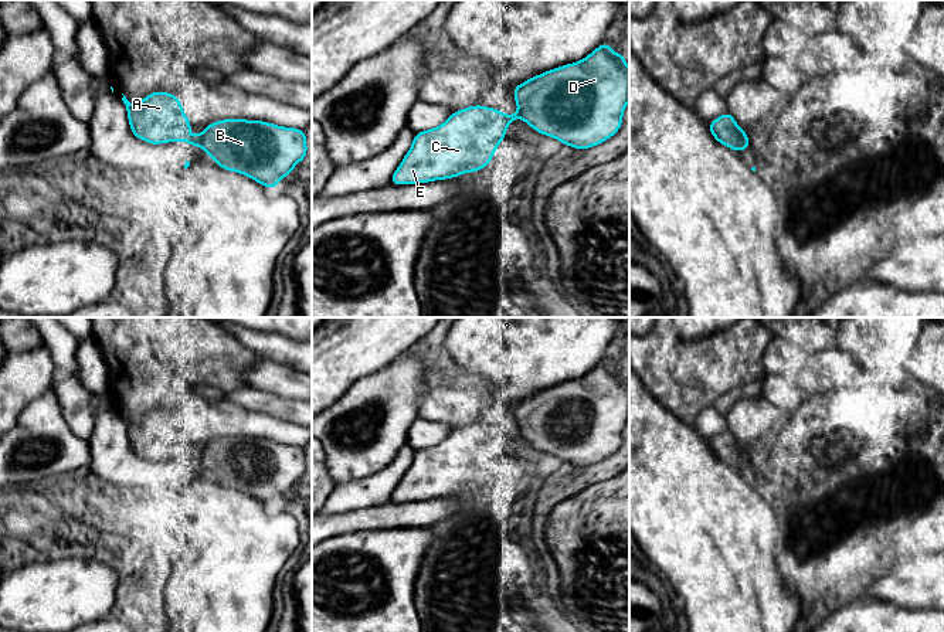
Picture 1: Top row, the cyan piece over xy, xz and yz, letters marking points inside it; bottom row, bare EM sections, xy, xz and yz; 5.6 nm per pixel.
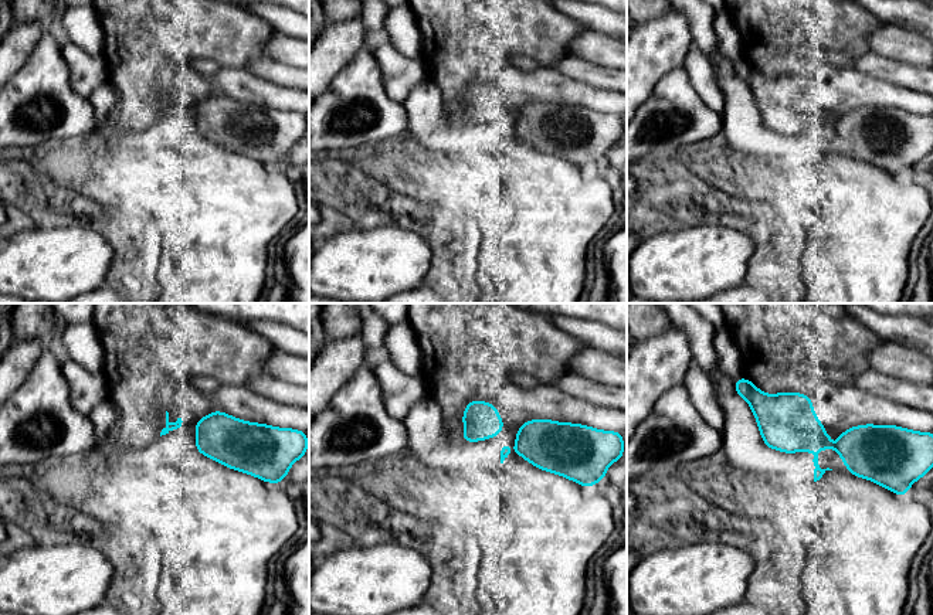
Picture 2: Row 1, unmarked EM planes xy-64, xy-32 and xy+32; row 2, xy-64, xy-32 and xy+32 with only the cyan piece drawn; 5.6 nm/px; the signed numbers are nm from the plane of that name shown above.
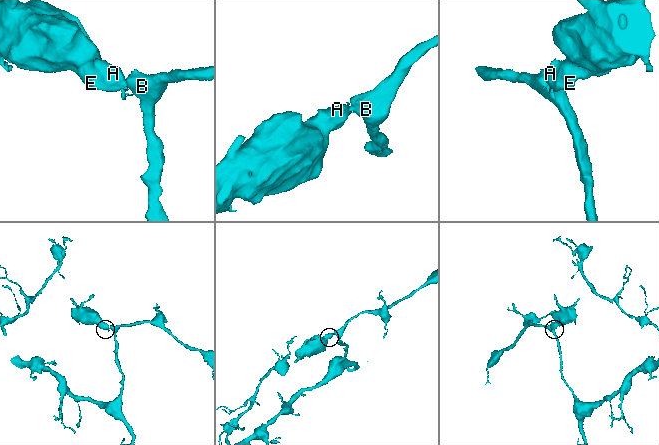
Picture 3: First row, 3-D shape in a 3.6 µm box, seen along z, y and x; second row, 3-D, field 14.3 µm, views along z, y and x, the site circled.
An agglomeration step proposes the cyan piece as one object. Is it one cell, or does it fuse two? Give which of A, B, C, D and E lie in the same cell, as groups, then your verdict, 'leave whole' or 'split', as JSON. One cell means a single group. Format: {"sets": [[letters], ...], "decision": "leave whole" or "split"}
{"sets": [["A", "C", "E"], ["B", "D"]], "decision": "split"}

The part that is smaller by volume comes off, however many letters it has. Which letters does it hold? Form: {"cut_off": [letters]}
{"cut_off": ["A", "C", "E"]}

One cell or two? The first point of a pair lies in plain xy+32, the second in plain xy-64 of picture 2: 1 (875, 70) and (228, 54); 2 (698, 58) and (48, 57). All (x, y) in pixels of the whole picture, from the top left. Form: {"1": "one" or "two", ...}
{"1": "two", "2": "two"}

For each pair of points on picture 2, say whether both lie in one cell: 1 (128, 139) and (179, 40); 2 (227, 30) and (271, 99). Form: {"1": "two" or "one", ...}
{"1": "two", "2": "two"}

